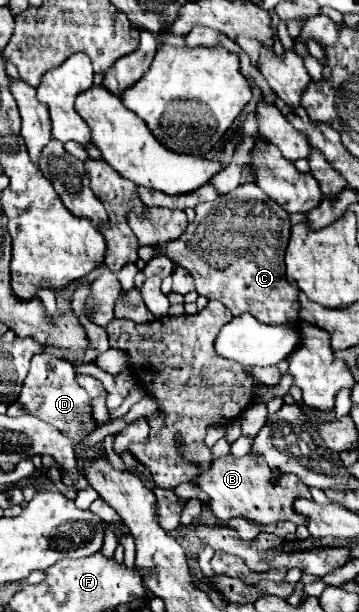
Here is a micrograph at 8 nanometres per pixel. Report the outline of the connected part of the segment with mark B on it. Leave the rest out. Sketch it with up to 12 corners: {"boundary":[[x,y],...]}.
{"boundary":[[225,456],[197,476],[221,520],[255,524],[307,518],[311,500],[295,474],[269,486],[261,458]]}

